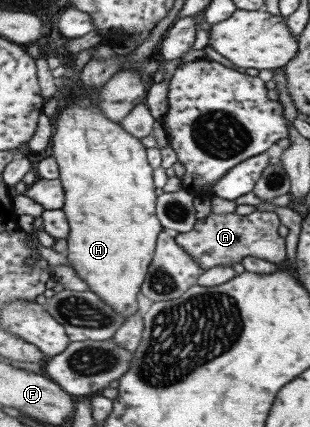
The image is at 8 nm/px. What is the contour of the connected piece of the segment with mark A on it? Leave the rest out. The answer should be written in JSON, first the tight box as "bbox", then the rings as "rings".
{"bbox":[174,211,286,271],"rings":[[[257,211],[248,215],[213,214],[209,213],[202,219],[197,219],[190,231],[174,233],[174,241],[192,259],[199,263],[203,271],[217,265],[230,266],[231,263],[240,262],[243,257],[252,256],[278,265],[286,259],[285,238],[278,236],[279,219],[276,212]]]}

